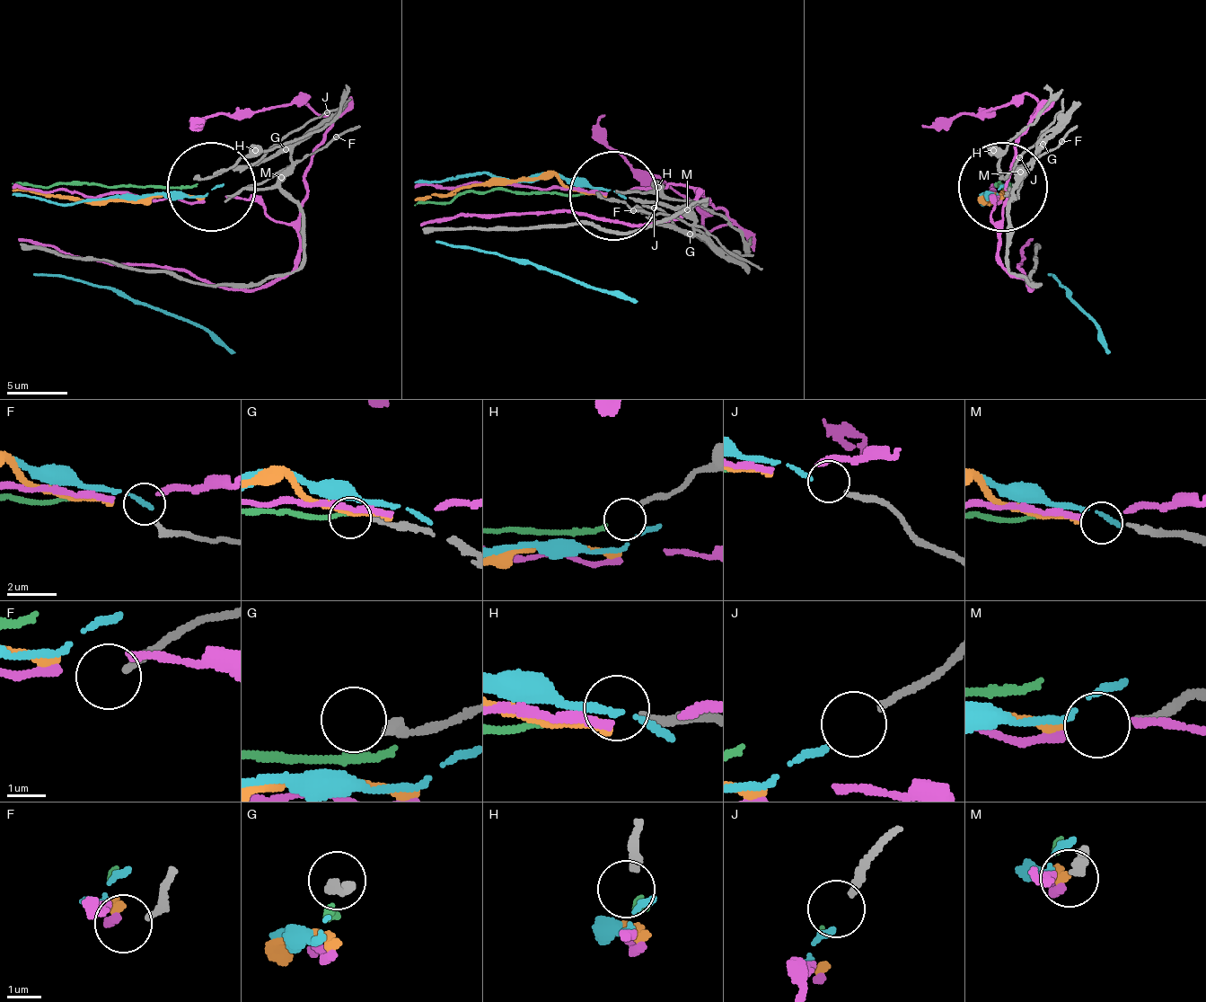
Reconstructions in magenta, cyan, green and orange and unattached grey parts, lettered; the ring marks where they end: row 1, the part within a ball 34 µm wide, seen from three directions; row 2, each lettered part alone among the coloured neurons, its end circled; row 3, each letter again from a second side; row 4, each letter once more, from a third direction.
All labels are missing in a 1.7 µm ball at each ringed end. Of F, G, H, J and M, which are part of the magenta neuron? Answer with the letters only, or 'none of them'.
none of them

